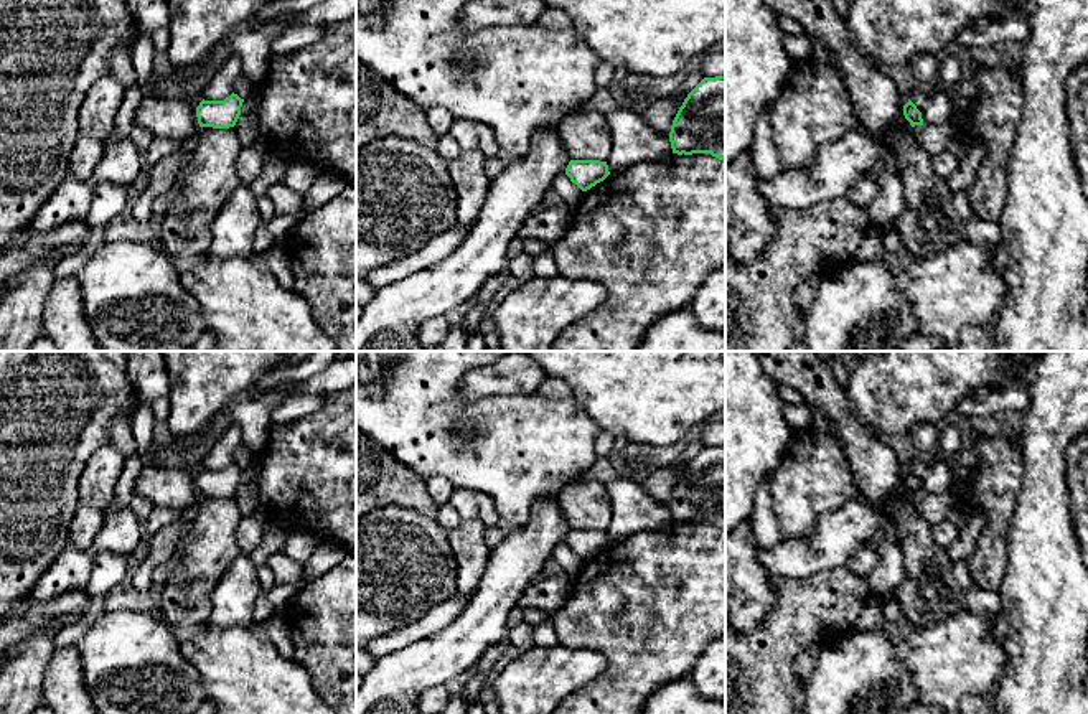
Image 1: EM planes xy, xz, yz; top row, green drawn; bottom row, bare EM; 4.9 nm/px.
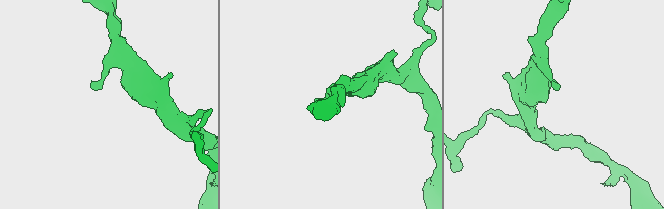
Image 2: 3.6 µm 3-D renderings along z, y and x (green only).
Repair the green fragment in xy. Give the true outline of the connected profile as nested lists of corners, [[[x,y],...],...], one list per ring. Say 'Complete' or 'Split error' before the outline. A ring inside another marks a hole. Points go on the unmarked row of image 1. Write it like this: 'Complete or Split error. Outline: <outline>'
Complete. Outline: [[[231,463],[224,470],[201,470],[196,477],[199,496],[229,498],[234,496],[242,477],[244,468]]]

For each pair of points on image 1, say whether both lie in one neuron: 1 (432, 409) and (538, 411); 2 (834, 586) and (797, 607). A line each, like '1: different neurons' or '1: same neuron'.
1: same neuron
2: same neuron

